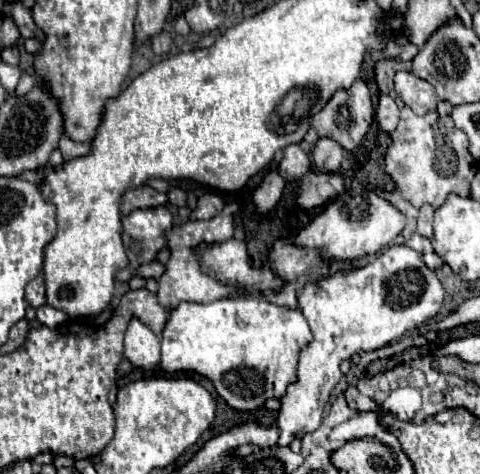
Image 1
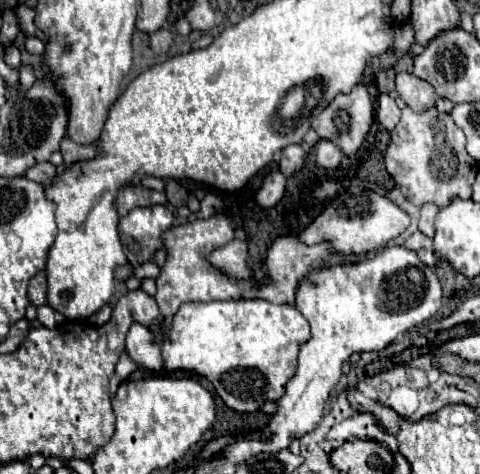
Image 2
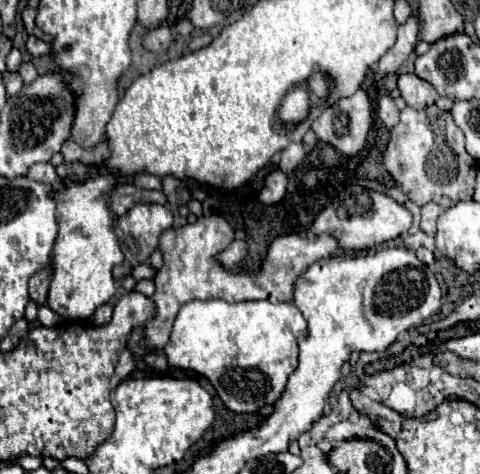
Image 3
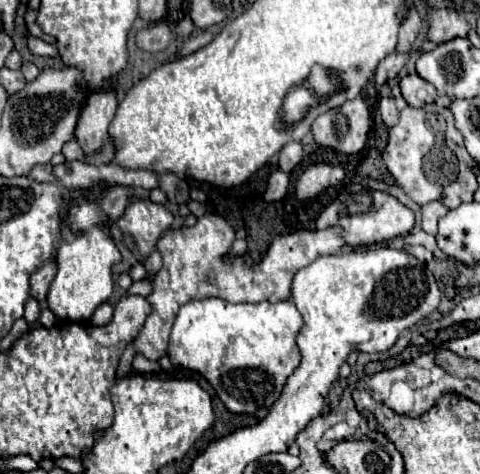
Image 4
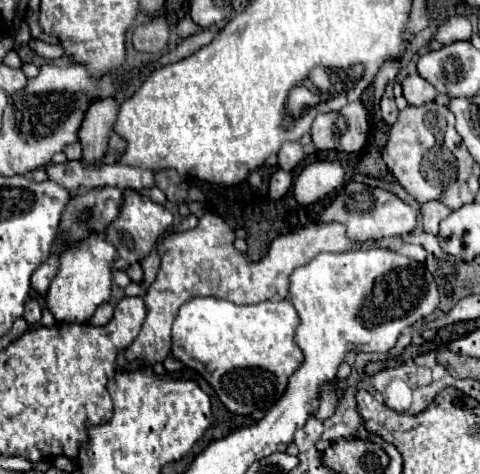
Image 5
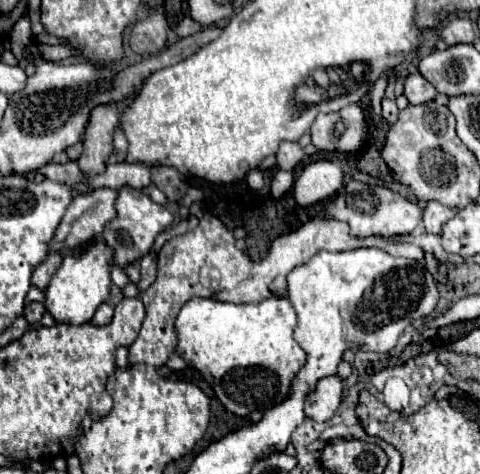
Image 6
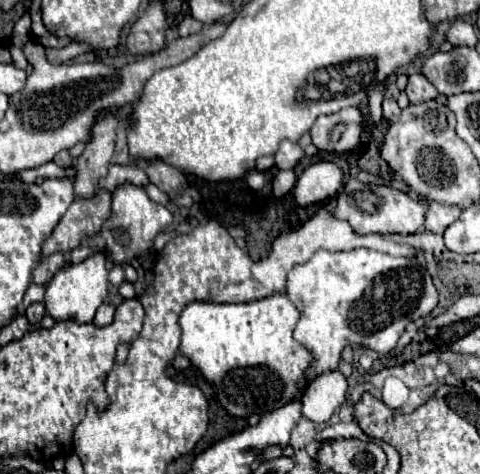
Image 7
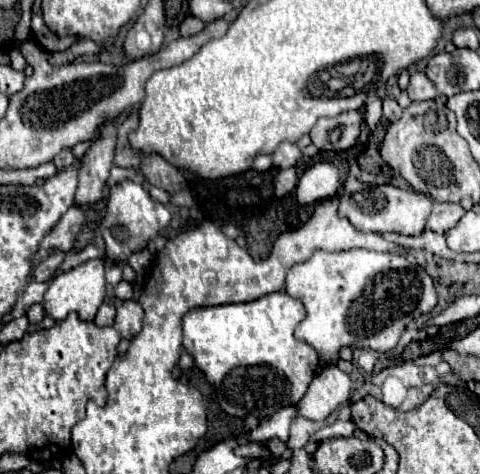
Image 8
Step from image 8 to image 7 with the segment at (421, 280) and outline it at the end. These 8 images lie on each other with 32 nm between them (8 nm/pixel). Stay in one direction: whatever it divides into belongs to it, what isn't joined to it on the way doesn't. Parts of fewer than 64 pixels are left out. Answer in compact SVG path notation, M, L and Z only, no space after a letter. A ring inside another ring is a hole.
M356 248L350 252L318 250L306 264L294 266L290 270L286 294L300 312L294 338L312 352L312 364L308 366L308 372L304 372L308 384L324 372L334 372L338 368L340 354L346 346L352 348L358 344L364 350L374 350L382 354L390 352L396 346L406 324L428 316L438 304L438 292L426 268L408 258L394 258L390 254L368 248Z

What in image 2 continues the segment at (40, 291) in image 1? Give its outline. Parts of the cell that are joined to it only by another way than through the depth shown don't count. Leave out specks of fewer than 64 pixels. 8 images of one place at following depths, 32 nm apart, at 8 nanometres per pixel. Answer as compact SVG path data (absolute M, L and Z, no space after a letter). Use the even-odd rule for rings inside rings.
M38 272L28 284L28 300L34 306L46 304L46 274Z

